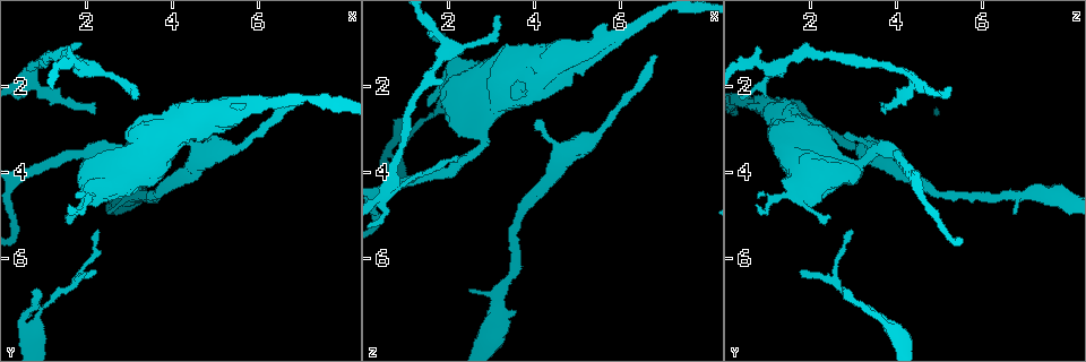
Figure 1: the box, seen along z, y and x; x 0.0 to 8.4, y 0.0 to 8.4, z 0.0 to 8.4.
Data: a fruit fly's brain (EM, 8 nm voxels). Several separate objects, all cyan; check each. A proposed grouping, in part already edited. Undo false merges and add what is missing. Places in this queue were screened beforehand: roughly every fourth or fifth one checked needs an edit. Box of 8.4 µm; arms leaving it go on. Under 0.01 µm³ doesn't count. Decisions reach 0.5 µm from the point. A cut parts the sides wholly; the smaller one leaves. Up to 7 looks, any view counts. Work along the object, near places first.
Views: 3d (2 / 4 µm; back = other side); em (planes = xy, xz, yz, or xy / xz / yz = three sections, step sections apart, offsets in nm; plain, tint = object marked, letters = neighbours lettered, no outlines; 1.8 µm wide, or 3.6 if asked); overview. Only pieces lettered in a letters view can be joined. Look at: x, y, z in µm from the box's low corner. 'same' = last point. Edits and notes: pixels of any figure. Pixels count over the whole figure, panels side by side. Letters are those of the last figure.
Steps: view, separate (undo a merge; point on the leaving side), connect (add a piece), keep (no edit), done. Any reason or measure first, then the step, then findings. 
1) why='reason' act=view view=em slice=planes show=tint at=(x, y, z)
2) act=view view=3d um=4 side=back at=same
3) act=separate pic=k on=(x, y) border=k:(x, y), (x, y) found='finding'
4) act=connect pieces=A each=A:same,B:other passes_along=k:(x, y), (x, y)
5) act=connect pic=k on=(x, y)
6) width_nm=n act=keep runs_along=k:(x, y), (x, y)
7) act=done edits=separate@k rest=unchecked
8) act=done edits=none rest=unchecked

act=view view=3d um=4 at=(0.95, 6.80, 2.75)

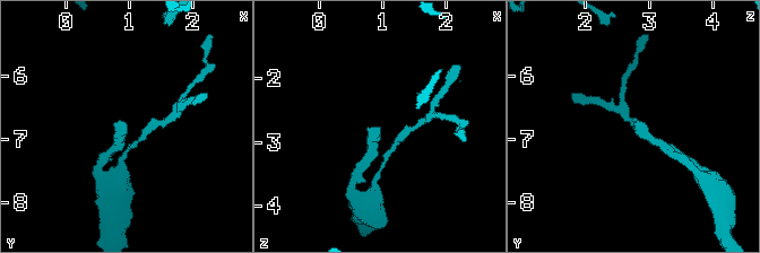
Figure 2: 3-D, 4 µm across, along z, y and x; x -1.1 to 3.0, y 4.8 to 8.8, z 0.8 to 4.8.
why='need the tissue' act=view view=em slice=xz step=4 show=letters at=(0.90, 6.75, 2.80)

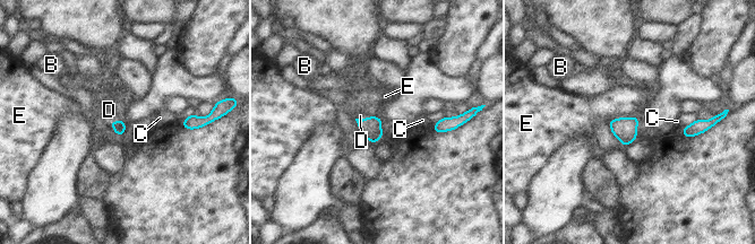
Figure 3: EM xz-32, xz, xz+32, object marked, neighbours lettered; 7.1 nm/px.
act=connect pieces=D each=B:other,C:other,D:same,E:other passes_along=3:(119, 125), (114, 121), (109, 110) found='it goes on there'

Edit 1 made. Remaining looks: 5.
why='see it whole again' act=view view=overview

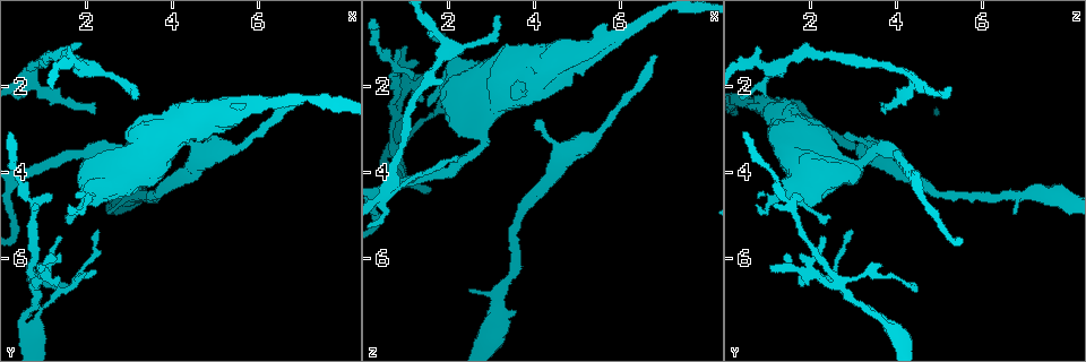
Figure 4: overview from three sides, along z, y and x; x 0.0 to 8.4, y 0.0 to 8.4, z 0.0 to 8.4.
why='long arm stops here' act=view view=3d um=2 at=(6.90, 2.50, 1.35)

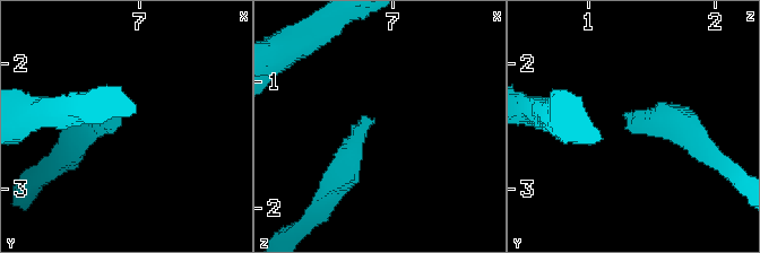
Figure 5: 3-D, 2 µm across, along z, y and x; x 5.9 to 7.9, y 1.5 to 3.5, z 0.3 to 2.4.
why='shape alone is not enough' act=view view=em slice=planes show=tint at=(6.86, 2.48, 1.34)

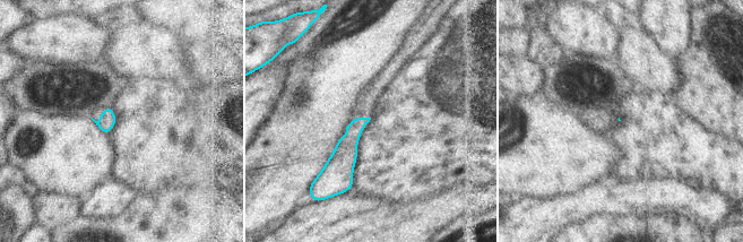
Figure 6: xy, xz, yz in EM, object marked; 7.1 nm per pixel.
why='what lies round it' act=view view=em slice=planes show=letters at=same

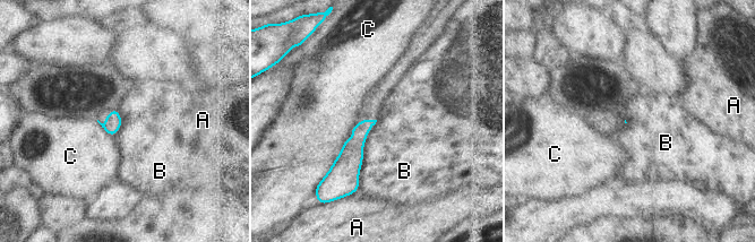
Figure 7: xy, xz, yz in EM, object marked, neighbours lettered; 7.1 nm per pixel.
act=keep each=A:other,B:other,C:other border=7:(377, 120), (363, 145), (358, 189) found='none of them fits'

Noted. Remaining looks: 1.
act=done edits=connect@3 rest=unchecked

